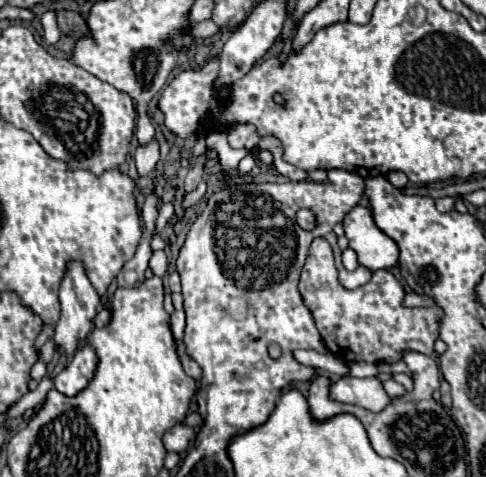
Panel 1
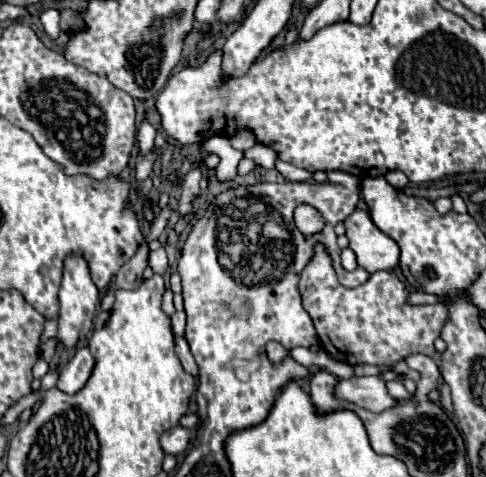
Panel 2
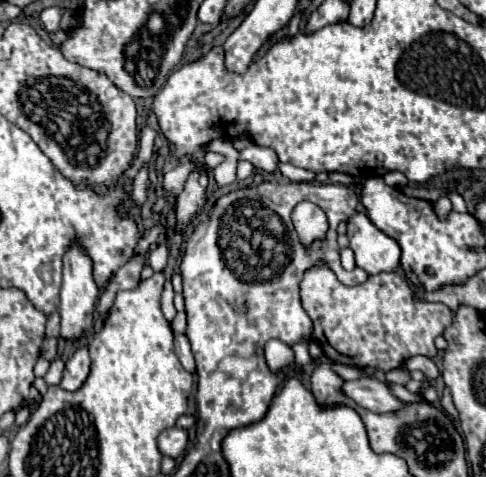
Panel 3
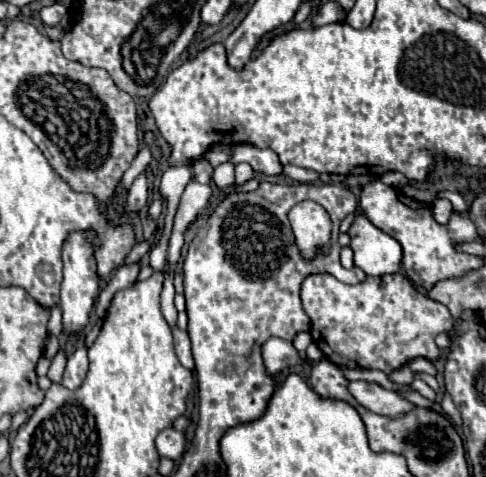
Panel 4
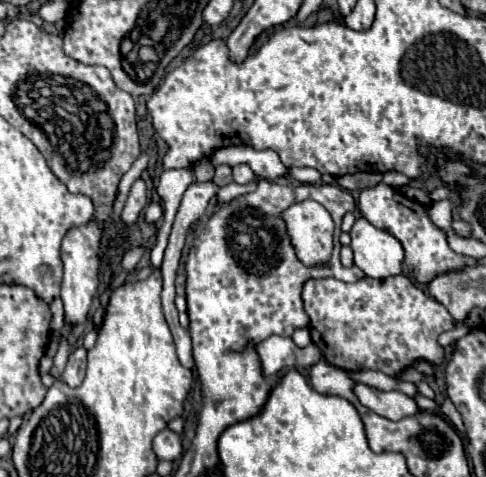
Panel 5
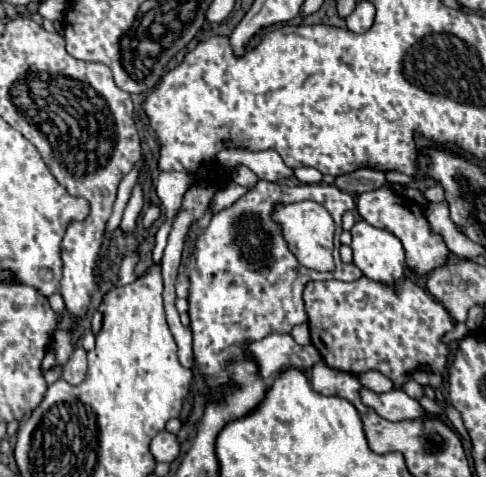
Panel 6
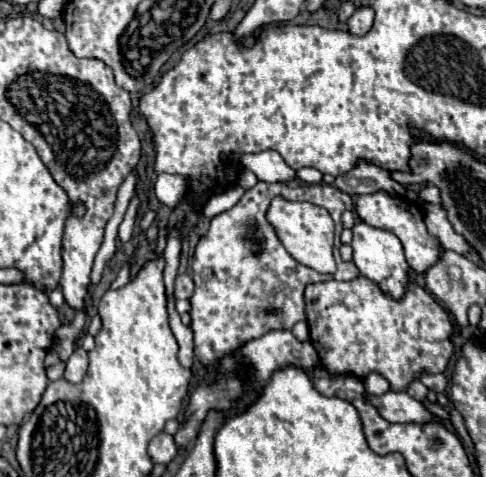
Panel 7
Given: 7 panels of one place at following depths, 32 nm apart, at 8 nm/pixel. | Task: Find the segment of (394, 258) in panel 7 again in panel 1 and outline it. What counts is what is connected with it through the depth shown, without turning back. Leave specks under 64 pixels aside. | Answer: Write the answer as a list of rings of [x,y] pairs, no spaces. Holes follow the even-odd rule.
[[[356,206],[352,208],[352,212],[348,212],[348,216],[344,218],[344,230],[346,230],[346,238],[350,240],[350,248],[358,254],[358,262],[360,266],[368,268],[370,272],[376,272],[380,268],[394,268],[398,264],[398,246],[396,242],[386,236],[372,220],[372,212],[364,206]]]

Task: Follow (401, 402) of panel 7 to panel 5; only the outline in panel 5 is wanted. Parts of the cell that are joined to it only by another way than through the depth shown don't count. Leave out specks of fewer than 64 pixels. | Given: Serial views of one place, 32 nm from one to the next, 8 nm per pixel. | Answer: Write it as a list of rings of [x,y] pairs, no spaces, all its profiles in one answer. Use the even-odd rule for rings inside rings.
[[[356,384],[356,396],[358,400],[374,410],[378,416],[384,416],[388,420],[402,420],[408,416],[416,416],[420,412],[414,398],[406,396],[404,392],[380,392],[376,388],[368,388],[364,384]]]

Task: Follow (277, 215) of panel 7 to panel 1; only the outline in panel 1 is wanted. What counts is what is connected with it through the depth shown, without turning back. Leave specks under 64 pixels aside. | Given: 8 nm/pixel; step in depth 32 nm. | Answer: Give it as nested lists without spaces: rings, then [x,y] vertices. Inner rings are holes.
[[[300,208],[300,210],[296,212],[296,222],[298,222],[298,226],[300,226],[302,230],[314,230],[314,228],[318,226],[316,214],[314,214],[312,210],[308,210],[308,208]]]

